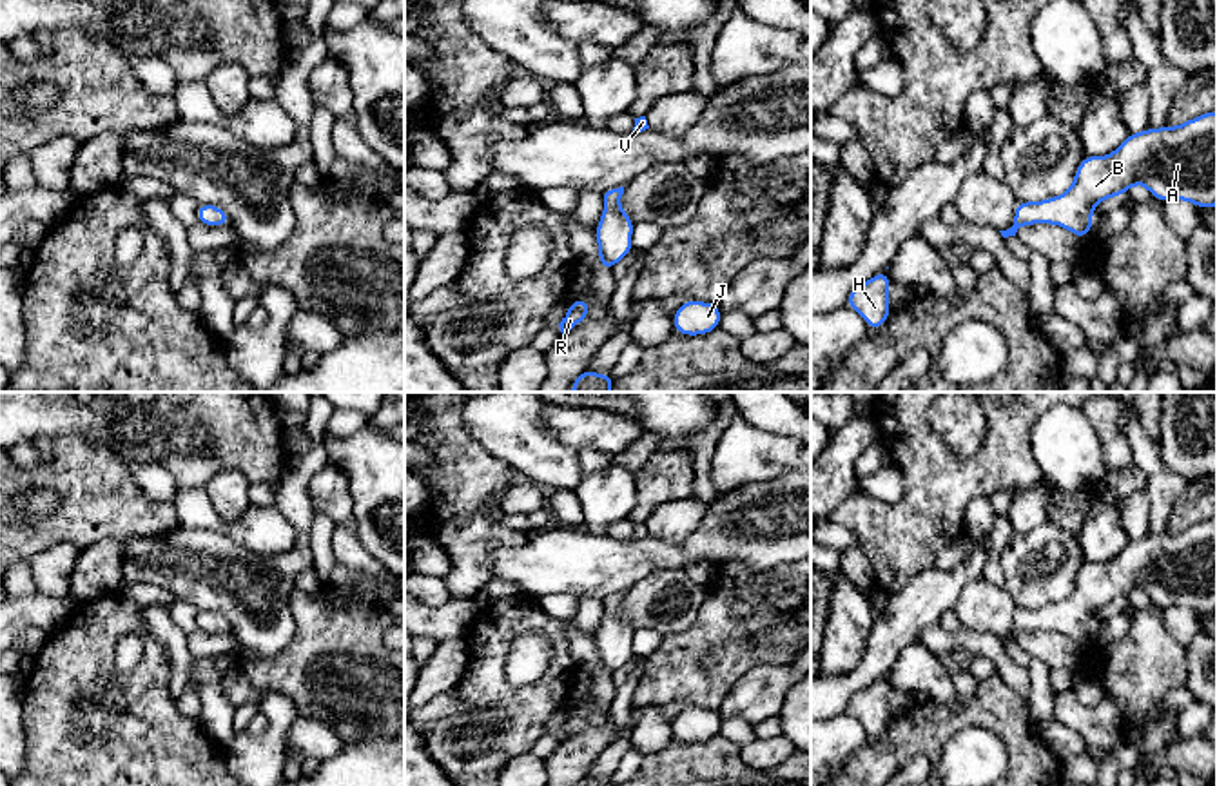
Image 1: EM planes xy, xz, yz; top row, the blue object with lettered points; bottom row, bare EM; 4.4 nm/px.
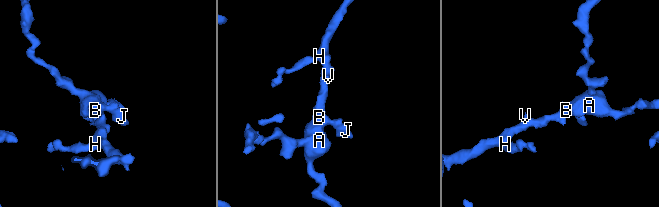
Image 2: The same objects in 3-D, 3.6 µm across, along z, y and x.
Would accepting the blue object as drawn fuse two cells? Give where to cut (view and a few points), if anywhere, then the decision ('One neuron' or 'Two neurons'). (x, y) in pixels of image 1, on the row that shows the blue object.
No split. One neuron

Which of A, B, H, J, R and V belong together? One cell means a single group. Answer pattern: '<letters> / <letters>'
A B H J R V

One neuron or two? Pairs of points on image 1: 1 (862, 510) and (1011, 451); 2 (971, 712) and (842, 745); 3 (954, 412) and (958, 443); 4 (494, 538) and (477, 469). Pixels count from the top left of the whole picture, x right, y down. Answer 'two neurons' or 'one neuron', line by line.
1: one neuron
2: two neurons
3: one neuron
4: one neuron

